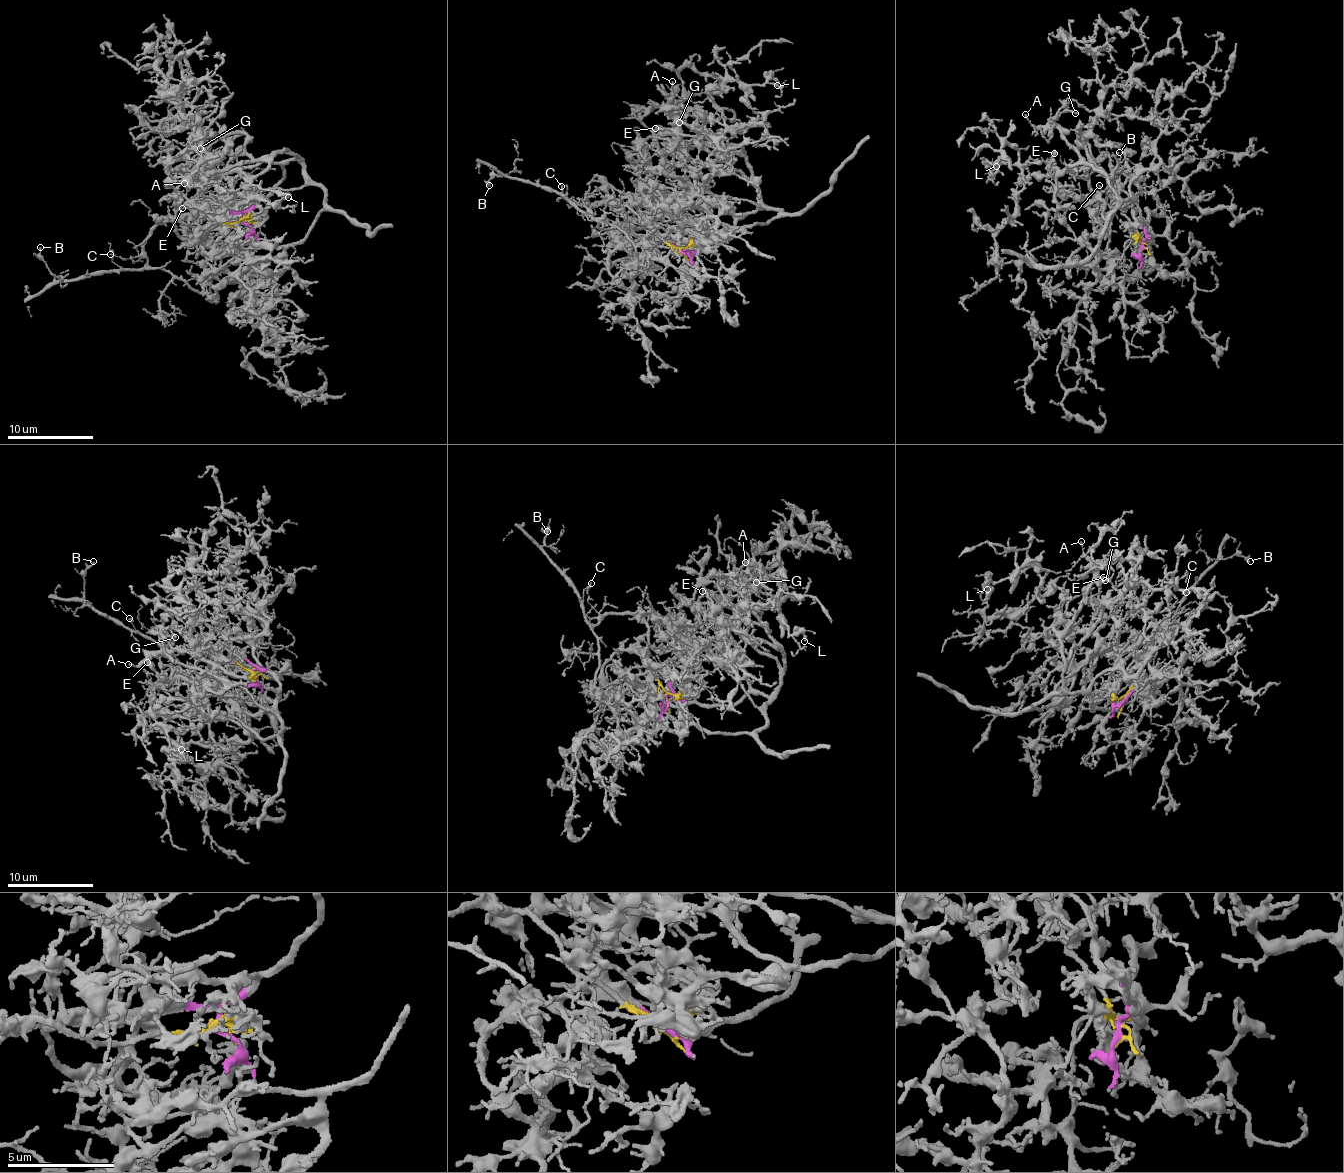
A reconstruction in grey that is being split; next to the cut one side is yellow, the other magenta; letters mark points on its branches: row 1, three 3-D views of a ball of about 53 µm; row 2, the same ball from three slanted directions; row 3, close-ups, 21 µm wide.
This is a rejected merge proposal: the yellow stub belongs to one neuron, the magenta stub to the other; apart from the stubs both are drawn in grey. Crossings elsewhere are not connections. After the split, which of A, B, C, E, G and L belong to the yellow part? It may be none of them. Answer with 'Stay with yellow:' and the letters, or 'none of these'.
Stay with yellow: B, C

